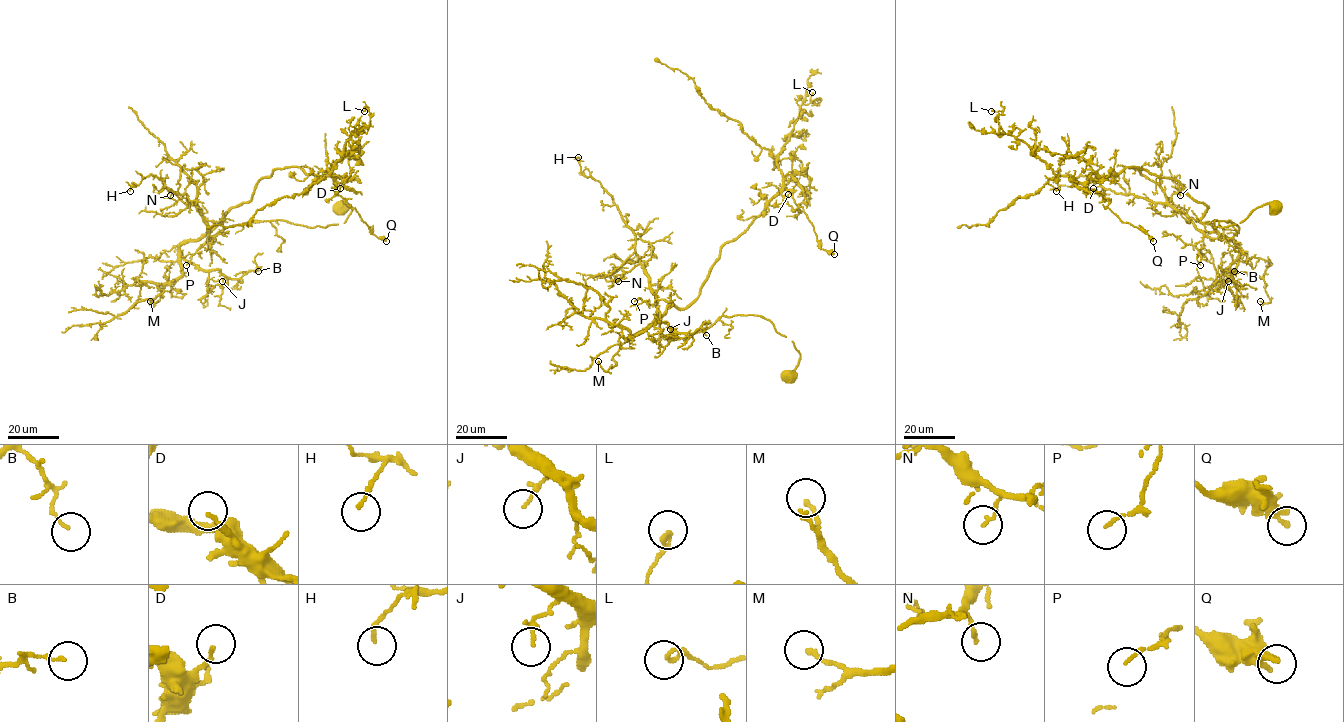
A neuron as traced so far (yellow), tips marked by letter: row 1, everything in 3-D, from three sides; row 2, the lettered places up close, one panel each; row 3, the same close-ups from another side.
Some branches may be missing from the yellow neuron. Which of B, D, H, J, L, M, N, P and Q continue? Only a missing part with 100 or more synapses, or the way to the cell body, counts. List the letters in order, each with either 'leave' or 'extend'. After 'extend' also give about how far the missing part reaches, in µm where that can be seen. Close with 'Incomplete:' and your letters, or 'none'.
B: leave
D: leave
H: leave
J: leave
L: leave
M: leave
N: leave
P: leave
Q: leave
Incomplete: none

